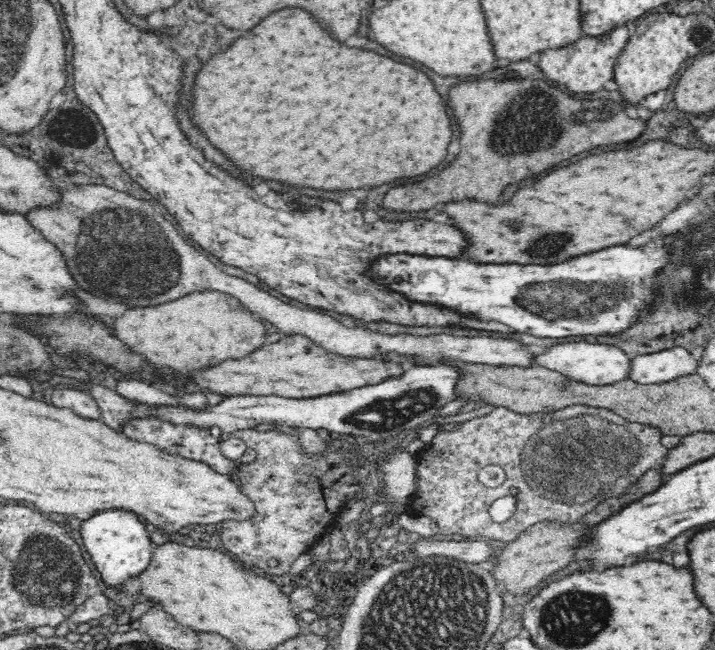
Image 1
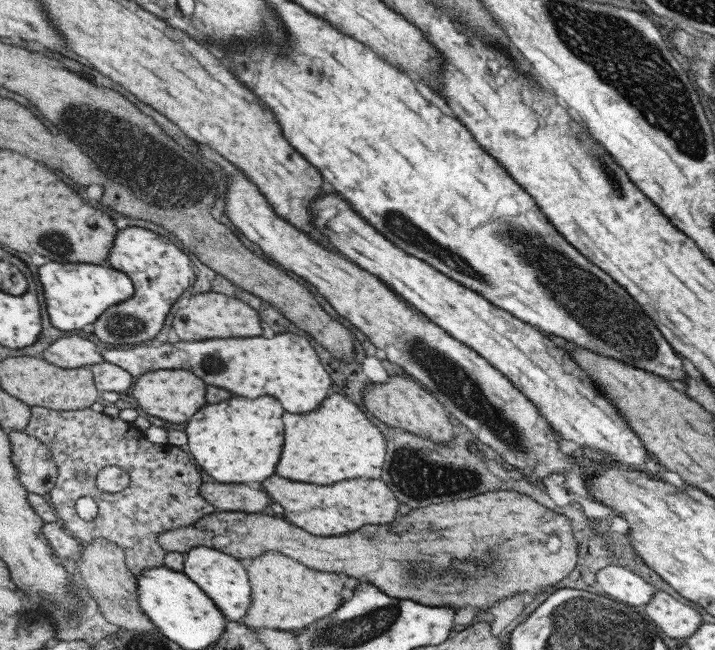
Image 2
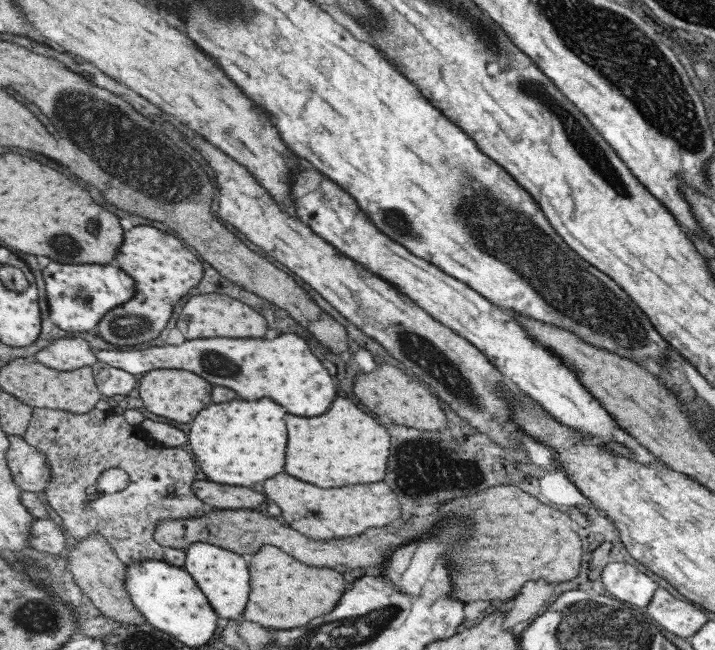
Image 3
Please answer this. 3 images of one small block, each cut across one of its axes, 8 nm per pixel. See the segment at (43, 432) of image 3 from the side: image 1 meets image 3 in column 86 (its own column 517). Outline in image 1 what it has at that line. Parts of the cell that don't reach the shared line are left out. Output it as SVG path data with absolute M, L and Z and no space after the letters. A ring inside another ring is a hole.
M572 405L566 406L566 409L552 413L539 413L532 415L516 414L512 410L503 407L494 408L492 412L484 414L484 416L476 416L472 420L460 422L456 430L446 431L442 430L434 436L433 441L424 447L420 453L418 463L415 469L415 489L414 494L408 502L406 512L412 515L428 515L438 526L439 533L442 535L461 534L464 537L482 537L484 539L496 540L496 542L505 544L508 541L516 540L520 534L528 531L532 526L538 523L550 522L552 520L559 520L559 522L578 522L584 518L586 514L592 512L598 504L606 502L608 498L622 498L622 494L626 494L638 482L638 479L648 470L660 468L665 458L669 454L669 450L661 443L661 438L665 434L660 427L648 426L646 424L638 424L636 422L628 422L622 416L614 413L613 410L606 408L594 408L592 406ZM485 464L498 464L502 466L504 472L507 474L504 484L496 488L488 488L478 482L476 470ZM512 488L520 489L520 496L516 497L516 511L512 517L508 518L506 522L494 522L490 516L490 506L494 500L508 496Z

